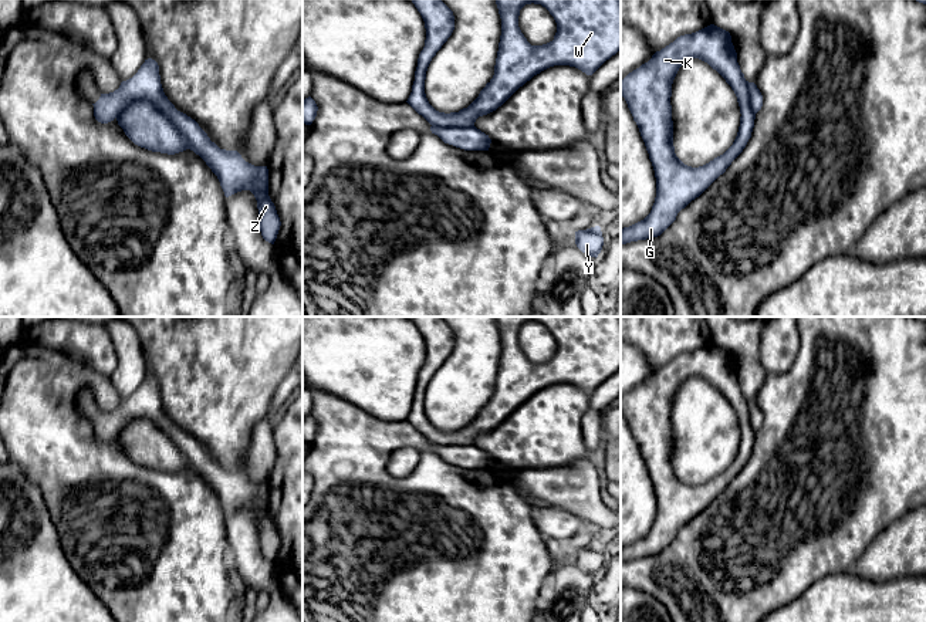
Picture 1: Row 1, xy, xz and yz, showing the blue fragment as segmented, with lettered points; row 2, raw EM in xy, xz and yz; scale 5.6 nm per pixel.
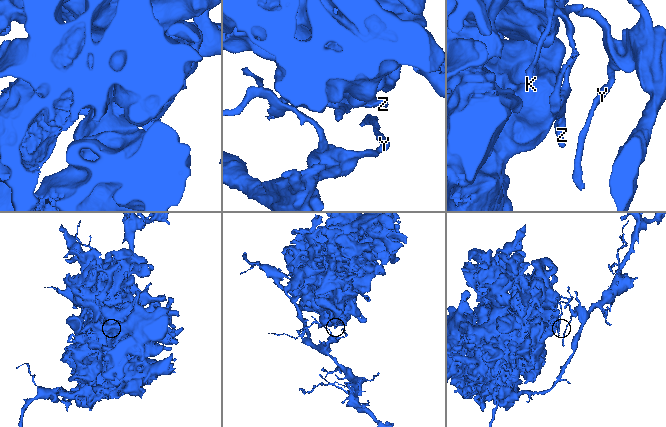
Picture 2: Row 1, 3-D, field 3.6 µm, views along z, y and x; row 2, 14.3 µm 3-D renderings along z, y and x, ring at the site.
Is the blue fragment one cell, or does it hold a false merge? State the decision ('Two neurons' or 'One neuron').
Two neurons

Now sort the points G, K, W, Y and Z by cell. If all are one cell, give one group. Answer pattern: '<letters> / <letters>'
G K W Z / Y

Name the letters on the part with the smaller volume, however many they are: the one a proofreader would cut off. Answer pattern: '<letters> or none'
Y

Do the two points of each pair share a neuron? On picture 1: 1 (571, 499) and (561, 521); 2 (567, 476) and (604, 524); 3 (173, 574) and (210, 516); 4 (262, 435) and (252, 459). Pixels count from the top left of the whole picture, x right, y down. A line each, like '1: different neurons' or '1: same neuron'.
1: different neurons
2: same neuron
3: same neuron
4: same neuron

